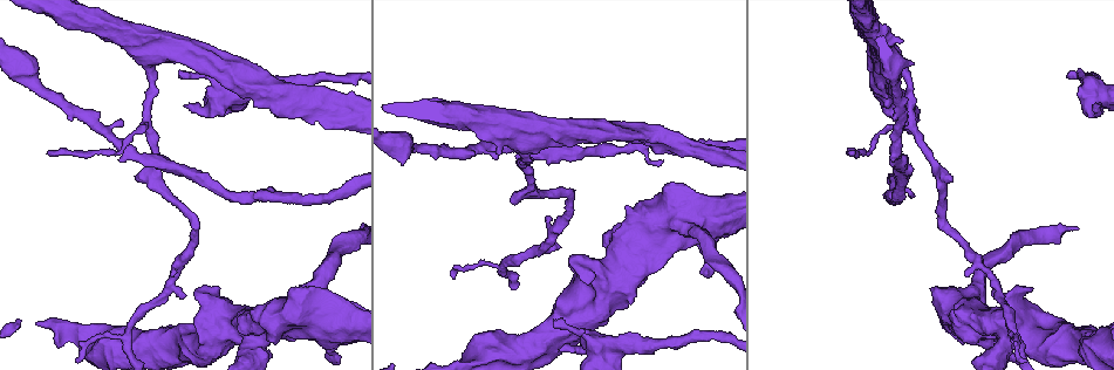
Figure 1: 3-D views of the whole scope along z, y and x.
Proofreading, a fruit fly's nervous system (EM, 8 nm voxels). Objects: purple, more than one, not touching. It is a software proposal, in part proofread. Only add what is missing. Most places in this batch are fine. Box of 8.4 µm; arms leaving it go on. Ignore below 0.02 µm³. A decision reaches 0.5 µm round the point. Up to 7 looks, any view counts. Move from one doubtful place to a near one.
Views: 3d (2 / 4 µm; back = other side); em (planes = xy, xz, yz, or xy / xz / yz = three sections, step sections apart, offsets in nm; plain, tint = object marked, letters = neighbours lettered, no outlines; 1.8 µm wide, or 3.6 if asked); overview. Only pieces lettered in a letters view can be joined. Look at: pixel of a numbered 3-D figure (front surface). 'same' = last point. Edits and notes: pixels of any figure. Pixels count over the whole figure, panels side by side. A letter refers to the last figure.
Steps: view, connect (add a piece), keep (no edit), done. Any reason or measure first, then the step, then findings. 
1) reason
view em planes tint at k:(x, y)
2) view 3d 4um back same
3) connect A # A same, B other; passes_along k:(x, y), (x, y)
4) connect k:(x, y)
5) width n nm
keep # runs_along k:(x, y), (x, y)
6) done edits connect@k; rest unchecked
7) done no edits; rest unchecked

view 3d 4um back at 1:(662, 162)

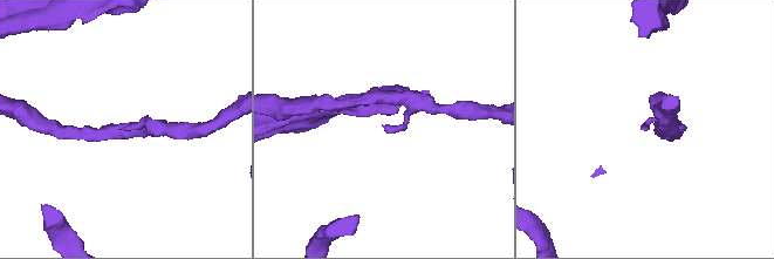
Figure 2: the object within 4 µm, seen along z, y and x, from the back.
now the EM
view em planes letters at 2:(387, 125)

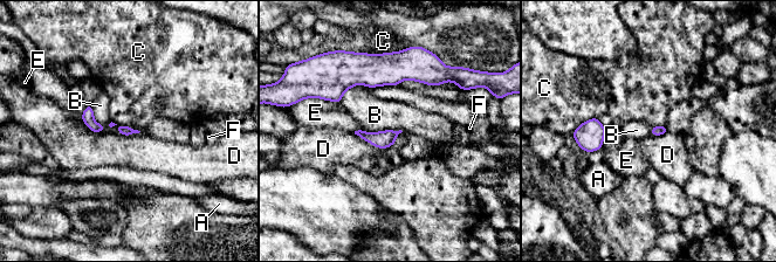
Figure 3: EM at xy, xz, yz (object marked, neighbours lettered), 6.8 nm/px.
keep # A other, B other, C other, D other, E other, F other; border 3:(361, 129), (364, 131), (402, 131); none of them fits

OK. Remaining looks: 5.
an open end
view 3d 2um at 1:(185, 106)

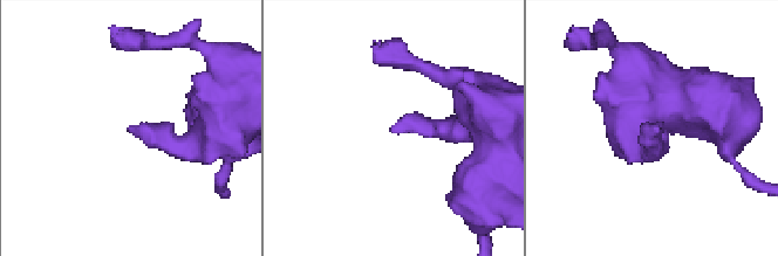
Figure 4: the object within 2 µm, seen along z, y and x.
need the tissue
view em yz step 16 tint at 4:(393, 132)

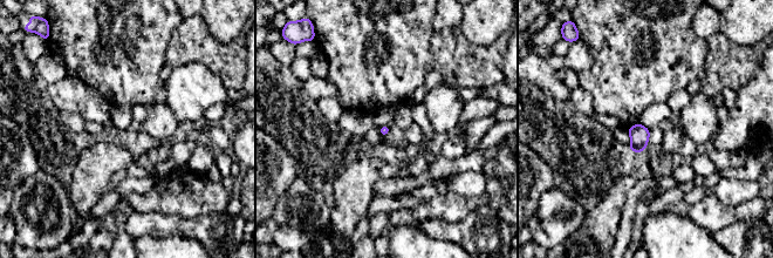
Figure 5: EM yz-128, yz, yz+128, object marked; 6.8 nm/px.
cut it another way
view em planes letters same

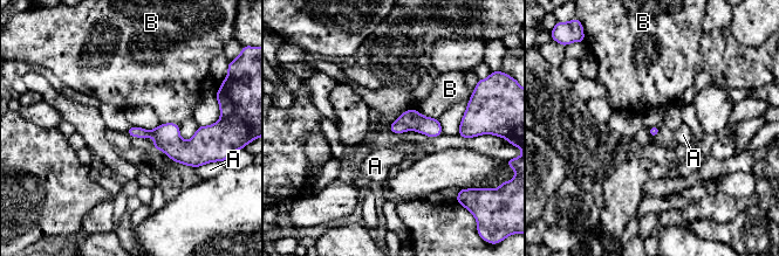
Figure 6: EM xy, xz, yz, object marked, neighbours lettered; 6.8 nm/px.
keep # A other, B other; none of them fits

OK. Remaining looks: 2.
thin arm on a thick one
view em xy step 16 tint at 1:(149, 58)

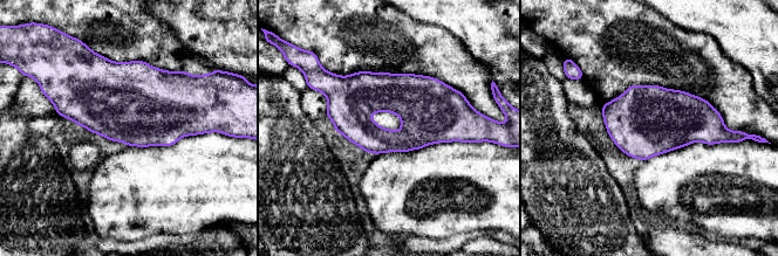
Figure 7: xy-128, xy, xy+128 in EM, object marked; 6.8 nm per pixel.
view em planes letters same

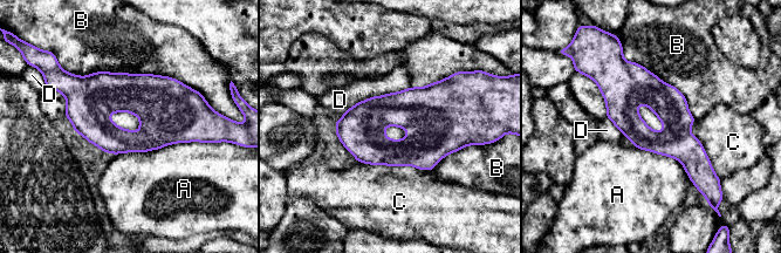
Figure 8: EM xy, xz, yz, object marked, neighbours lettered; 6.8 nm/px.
width 200 nm
keep # A other, B other, C other, D other; runs_along 8:(625, 63), (675, 115), (697, 182); no lettered piece goes on from it

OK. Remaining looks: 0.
done no edits; rest unchecked

